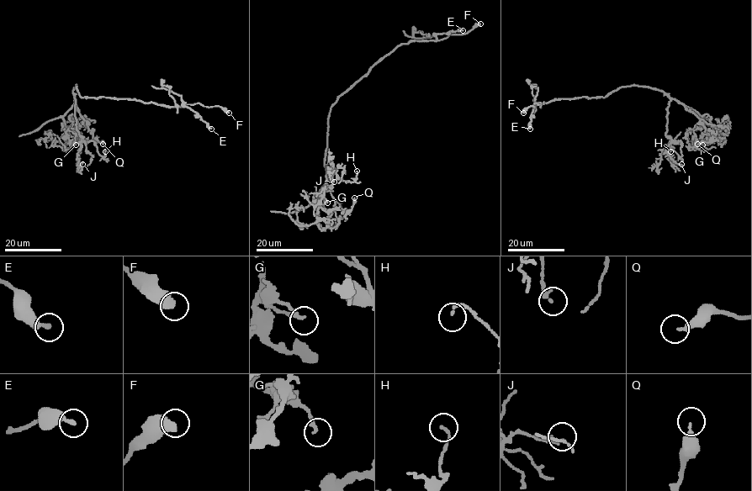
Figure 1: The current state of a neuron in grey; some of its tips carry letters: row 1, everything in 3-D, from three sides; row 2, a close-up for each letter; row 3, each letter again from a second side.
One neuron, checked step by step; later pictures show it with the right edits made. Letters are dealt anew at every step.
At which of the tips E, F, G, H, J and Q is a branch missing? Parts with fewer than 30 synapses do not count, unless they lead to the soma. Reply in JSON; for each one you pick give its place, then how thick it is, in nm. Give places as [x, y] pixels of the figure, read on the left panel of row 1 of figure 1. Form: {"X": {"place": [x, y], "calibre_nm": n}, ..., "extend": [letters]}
{"extend": []}

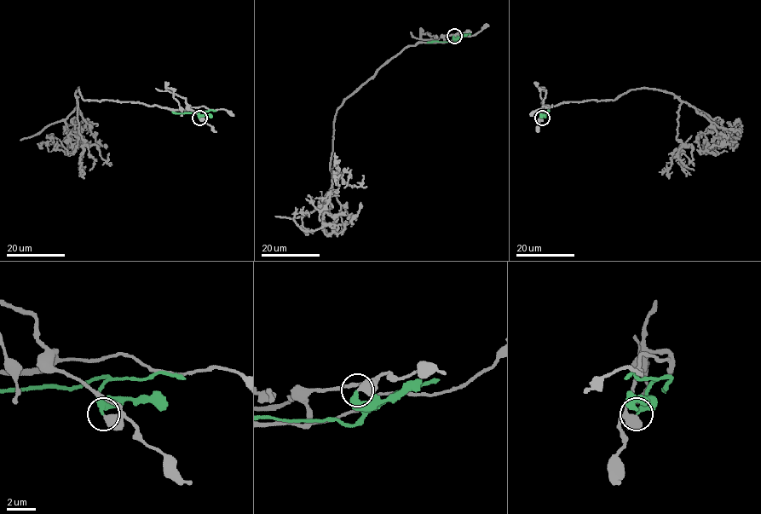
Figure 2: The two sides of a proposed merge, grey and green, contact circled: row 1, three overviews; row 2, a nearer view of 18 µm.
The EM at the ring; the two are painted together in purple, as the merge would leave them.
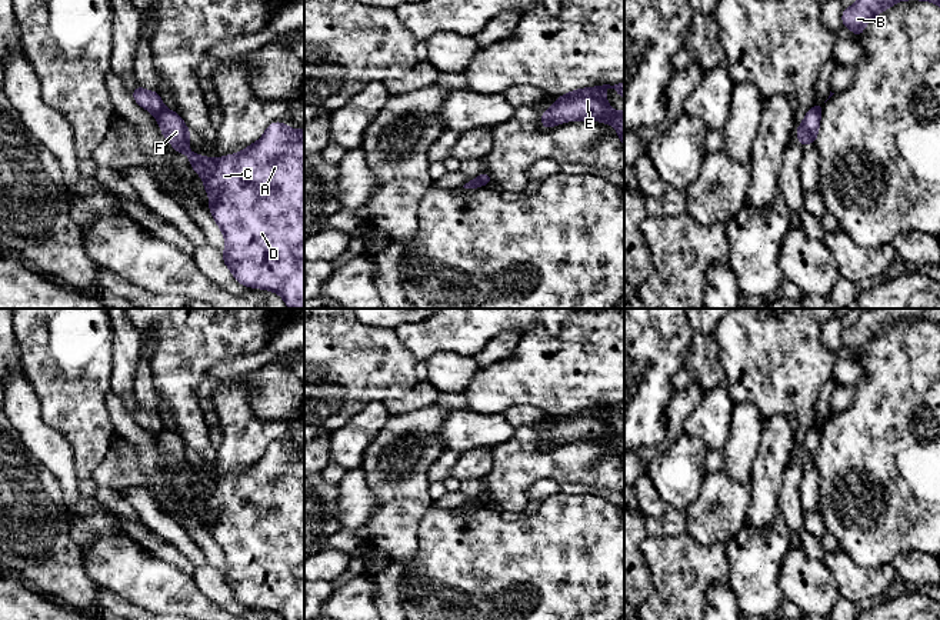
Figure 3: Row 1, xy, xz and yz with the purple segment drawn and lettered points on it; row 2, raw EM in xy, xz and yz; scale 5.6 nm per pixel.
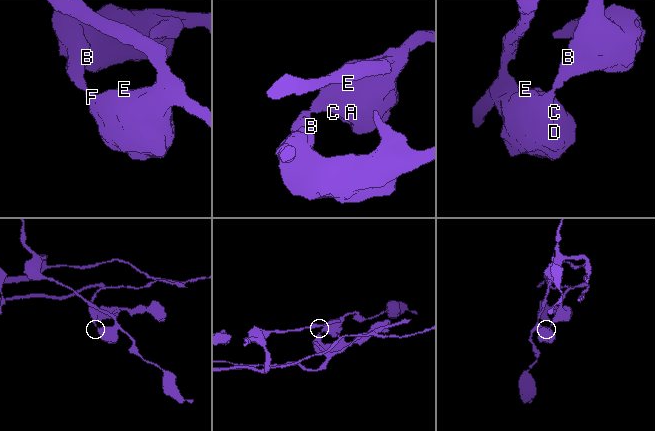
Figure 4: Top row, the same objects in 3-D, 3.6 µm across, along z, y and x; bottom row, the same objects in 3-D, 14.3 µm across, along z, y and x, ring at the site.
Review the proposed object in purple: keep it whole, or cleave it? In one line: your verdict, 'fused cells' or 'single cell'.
fused cells

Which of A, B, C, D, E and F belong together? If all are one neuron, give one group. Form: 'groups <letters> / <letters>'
groups A C D E F / B

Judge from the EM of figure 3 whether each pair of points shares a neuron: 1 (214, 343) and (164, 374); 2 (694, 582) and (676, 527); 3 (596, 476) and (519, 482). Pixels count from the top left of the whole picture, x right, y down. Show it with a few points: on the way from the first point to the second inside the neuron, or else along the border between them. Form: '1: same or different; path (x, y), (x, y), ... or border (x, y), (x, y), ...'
1: same; path (202, 346), (193, 346), (177, 362)
2: different; border (686, 532), (654, 536)
3: same; path (577, 467), (537, 467)

